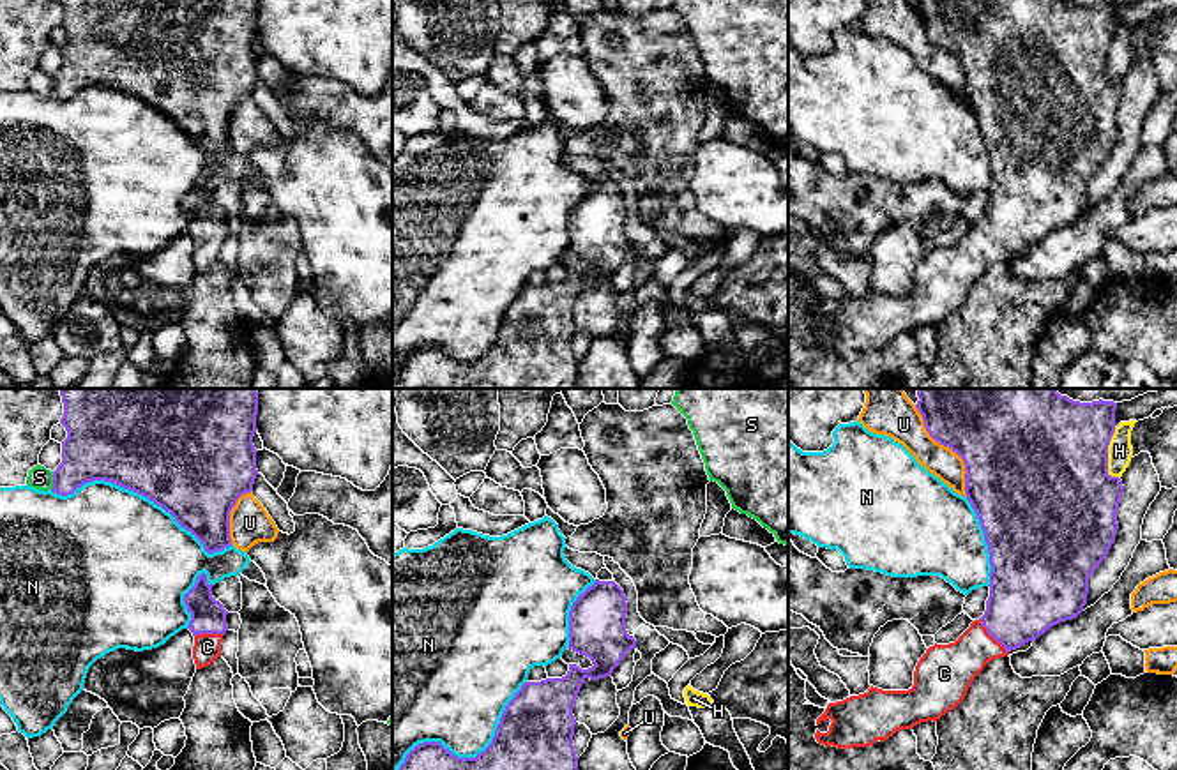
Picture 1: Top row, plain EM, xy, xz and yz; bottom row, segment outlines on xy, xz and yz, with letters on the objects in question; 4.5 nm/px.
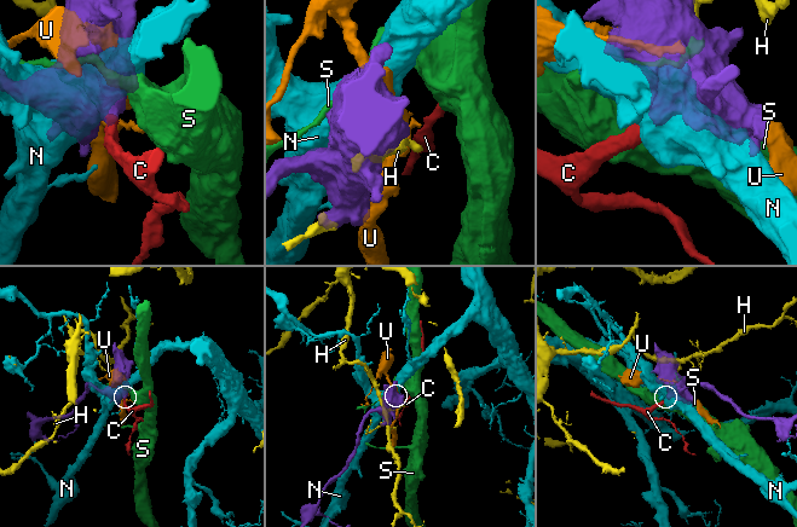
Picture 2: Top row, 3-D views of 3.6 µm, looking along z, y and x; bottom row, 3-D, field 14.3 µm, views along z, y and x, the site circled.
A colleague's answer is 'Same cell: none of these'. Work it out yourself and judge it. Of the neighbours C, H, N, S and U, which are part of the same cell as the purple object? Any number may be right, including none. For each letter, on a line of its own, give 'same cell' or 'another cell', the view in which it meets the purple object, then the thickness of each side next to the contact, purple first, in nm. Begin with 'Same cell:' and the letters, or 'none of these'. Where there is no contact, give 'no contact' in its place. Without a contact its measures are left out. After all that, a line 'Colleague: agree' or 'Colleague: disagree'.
Same cell: C
C: same cell; contact in yz; calibres 360 and 240 nm
H: another cell; contact in yz; calibres 500 and 110 nm
N: another cell; contact in xy; calibres 500 and 500 nm
S: another cell; contact in xy; calibres 280 and 100 nm
U: another cell; contact in yz; calibres 500 and 180 nm
Colleague: disagree

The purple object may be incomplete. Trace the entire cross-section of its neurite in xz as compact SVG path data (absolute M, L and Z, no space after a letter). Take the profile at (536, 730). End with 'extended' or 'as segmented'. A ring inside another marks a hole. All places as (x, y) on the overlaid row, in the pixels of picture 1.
M596 579L573 602L569 611L567 648L592 661L592 668L581 669L569 664L562 678L525 682L507 703L491 744L475 758L458 758L440 742L415 745L399 770L578 770L578 756L573 745L576 719L574 701L585 678L599 680L611 676L636 639L626 630L627 602L624 590L615 581Z | as segmented

